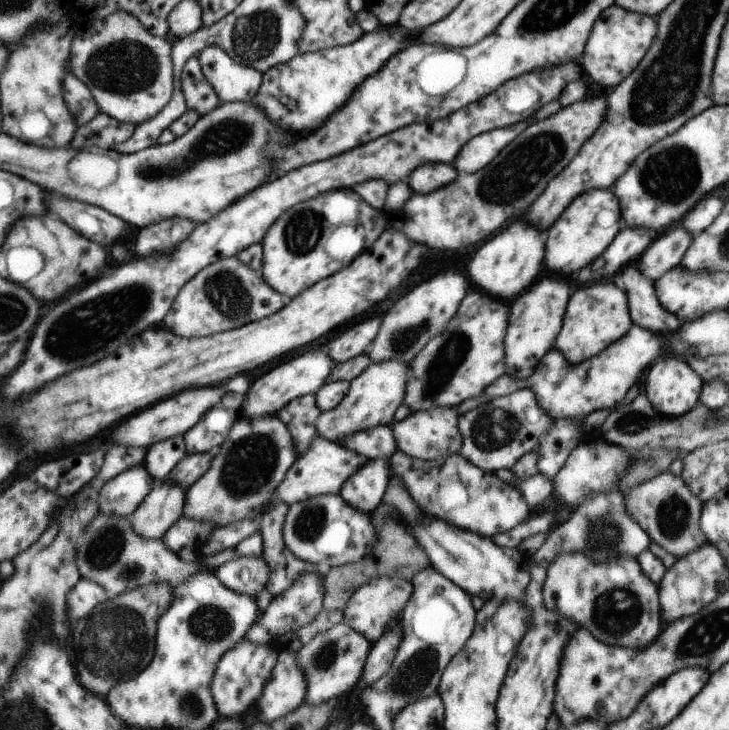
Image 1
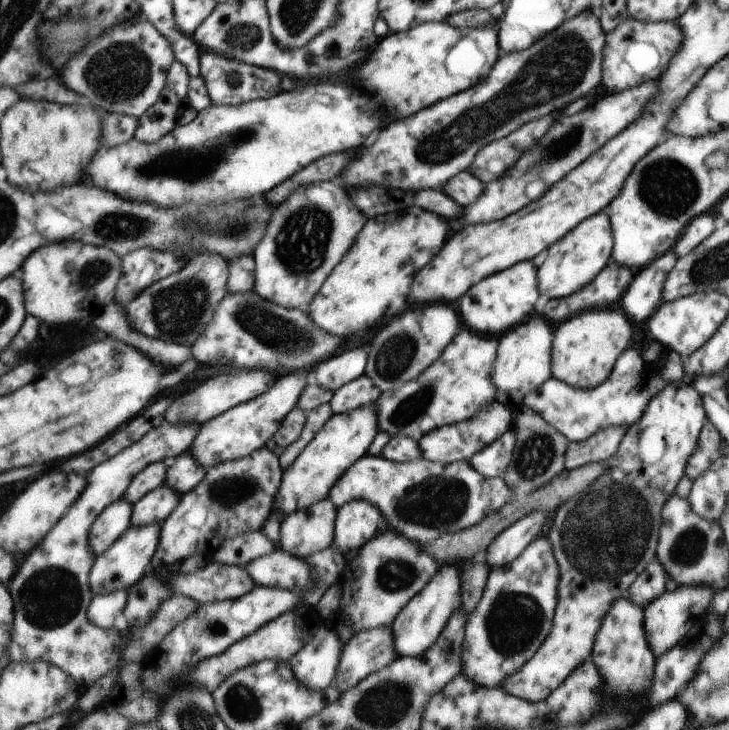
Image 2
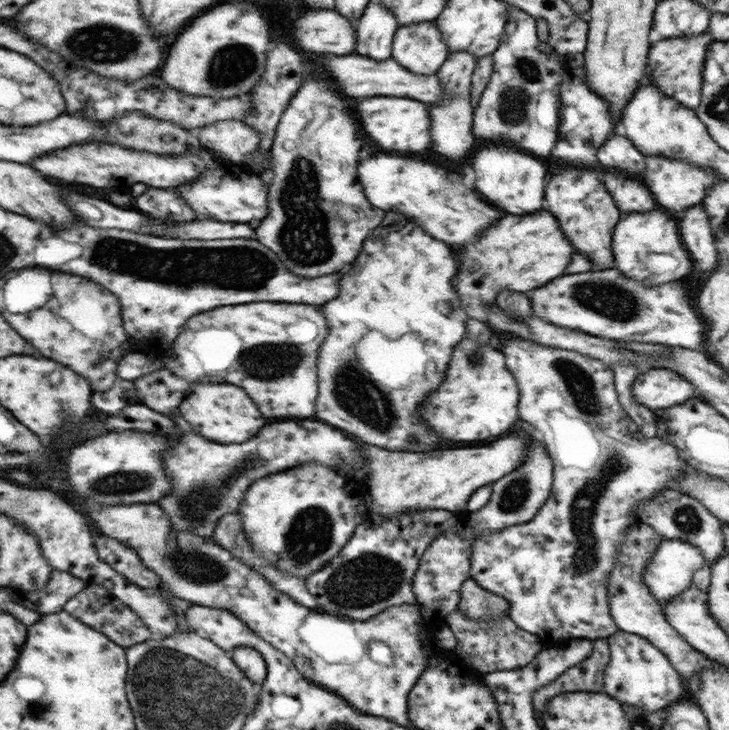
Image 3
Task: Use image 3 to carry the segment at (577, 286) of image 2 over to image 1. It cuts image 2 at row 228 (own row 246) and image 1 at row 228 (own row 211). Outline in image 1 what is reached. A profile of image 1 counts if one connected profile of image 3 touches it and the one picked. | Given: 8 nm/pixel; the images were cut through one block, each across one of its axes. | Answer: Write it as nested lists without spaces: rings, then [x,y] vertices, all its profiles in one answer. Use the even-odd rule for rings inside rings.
[[[610,189],[587,190],[569,205],[559,221],[547,231],[545,237],[545,266],[549,270],[571,274],[589,264],[593,258],[612,244],[613,237],[620,232],[621,206]]]

